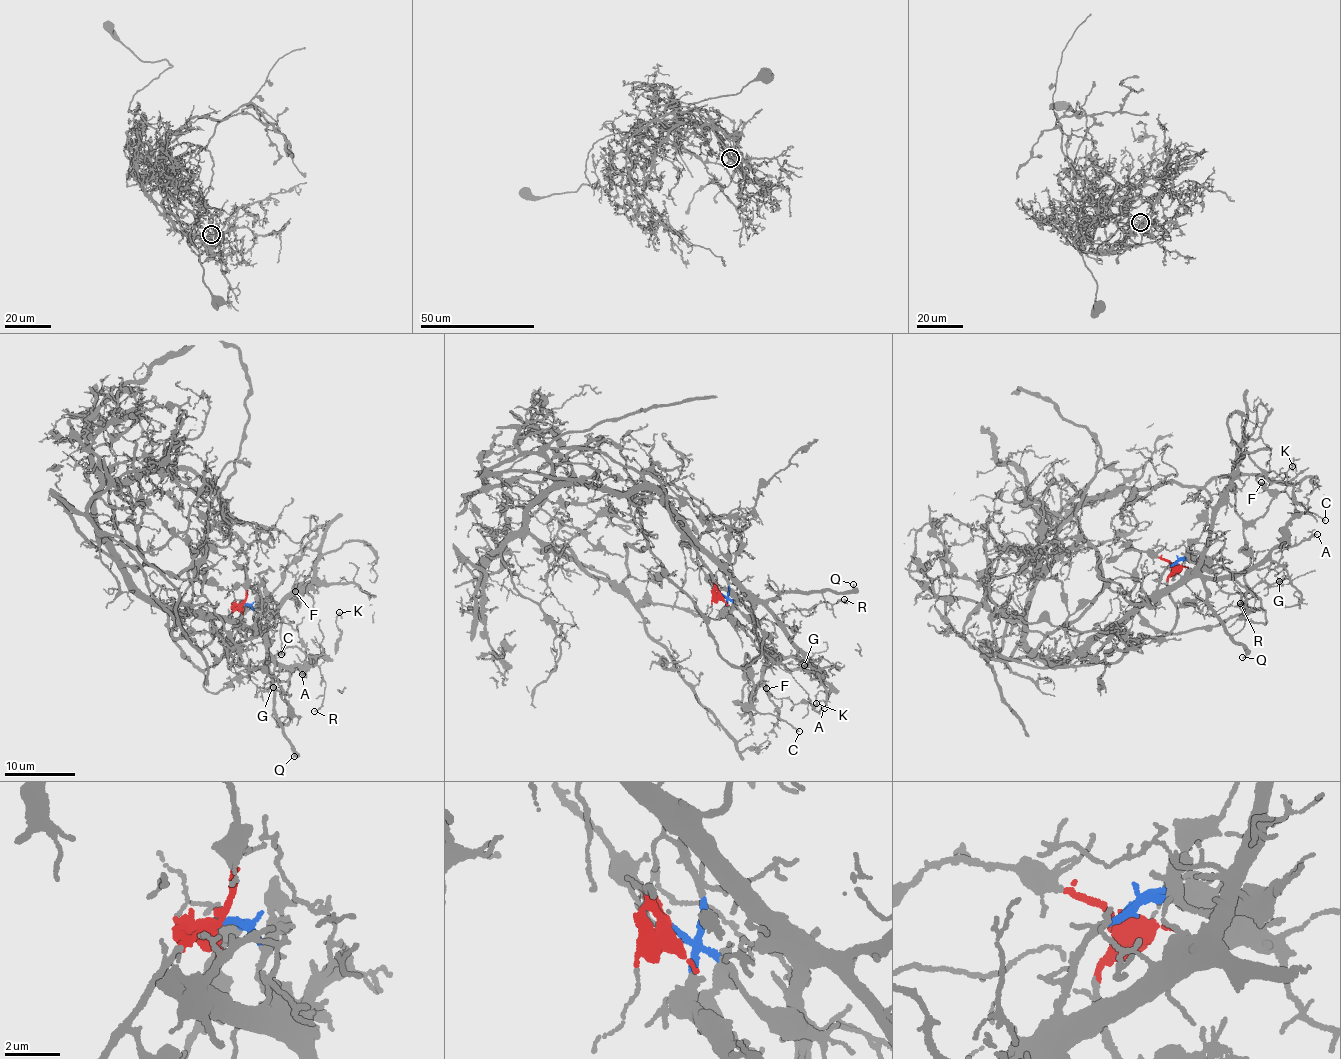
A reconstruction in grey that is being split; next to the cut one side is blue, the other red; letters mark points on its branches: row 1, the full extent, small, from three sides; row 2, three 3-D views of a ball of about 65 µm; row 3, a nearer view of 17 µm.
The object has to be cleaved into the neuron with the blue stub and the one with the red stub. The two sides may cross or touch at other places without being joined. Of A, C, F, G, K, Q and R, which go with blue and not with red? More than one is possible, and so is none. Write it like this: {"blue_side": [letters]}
{"blue_side": ["A", "F", "G", "K", "Q", "R"]}

